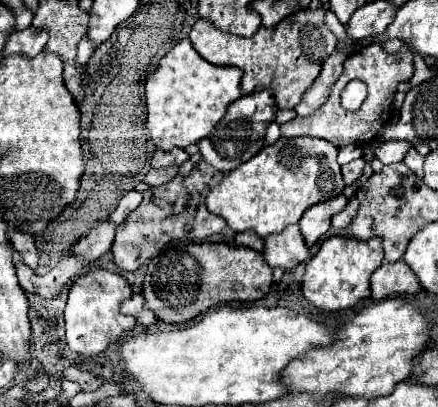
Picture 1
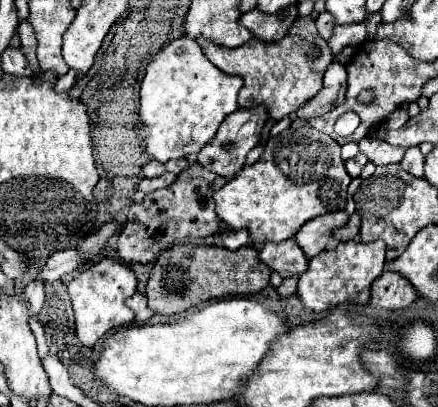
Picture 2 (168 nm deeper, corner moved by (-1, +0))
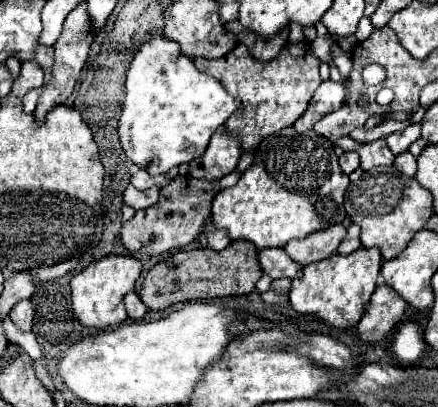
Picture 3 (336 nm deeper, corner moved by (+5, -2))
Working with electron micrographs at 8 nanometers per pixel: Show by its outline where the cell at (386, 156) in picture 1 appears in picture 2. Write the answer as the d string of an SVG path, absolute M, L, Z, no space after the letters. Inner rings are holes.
M363 138L359 140L359 150L369 158L373 164L391 164L391 162L401 162L405 150L395 148L387 144L385 140L375 140L375 138Z

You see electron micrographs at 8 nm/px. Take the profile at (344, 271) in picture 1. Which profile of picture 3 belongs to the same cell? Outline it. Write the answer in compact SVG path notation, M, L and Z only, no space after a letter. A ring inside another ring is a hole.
M359 248L353 254L333 254L321 262L303 266L303 276L293 280L289 300L299 314L311 314L335 328L351 328L361 320L363 308L369 302L381 268L381 254L375 248Z

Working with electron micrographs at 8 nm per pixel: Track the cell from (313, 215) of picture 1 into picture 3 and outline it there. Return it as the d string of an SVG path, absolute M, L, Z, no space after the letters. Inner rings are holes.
M335 224L331 228L319 230L317 234L309 234L309 238L287 242L285 252L301 266L307 266L311 262L317 262L317 260L323 260L323 258L329 258L331 254L335 254L335 250L343 238L345 238L345 226Z

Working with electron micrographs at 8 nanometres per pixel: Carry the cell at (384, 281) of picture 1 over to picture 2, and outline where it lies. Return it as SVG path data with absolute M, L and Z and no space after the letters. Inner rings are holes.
M387 270L371 284L371 306L375 308L385 310L407 308L415 298L417 292L411 286L411 282L397 272Z

